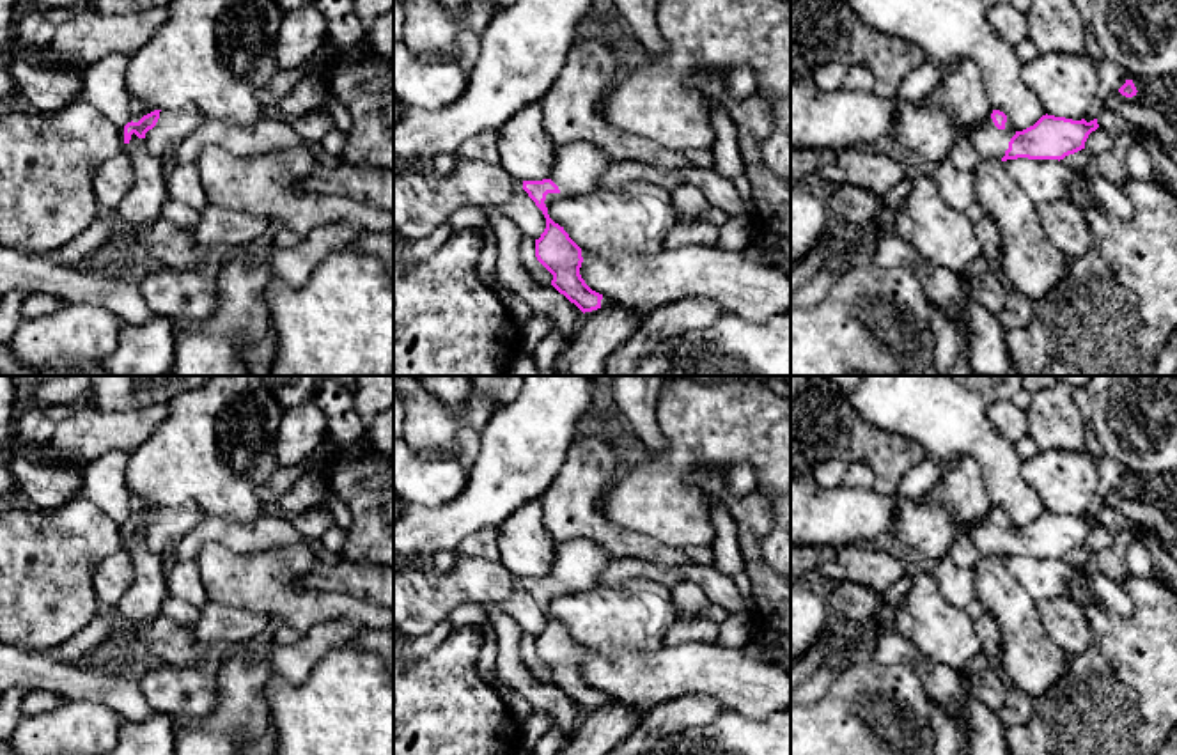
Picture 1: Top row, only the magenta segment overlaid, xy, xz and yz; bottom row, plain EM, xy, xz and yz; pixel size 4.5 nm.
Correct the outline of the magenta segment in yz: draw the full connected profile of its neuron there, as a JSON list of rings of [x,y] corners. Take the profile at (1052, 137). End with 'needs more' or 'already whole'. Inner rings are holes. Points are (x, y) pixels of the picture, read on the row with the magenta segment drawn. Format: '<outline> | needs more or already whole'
[[[1000,110],[978,126],[961,131],[980,158],[994,160],[1064,160],[1085,149],[1085,142],[1092,131],[1099,128],[1097,119],[1087,122],[1065,117],[1042,115],[1033,126],[1016,131]]] | needs more

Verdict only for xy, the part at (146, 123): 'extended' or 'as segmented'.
extended

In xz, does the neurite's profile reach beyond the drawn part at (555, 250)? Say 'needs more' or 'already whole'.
needs more

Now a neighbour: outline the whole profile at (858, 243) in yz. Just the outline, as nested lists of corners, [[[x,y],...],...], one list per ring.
[[[867,230],[851,232],[840,245],[842,253],[851,261],[867,257],[870,246],[872,246],[872,234]]]

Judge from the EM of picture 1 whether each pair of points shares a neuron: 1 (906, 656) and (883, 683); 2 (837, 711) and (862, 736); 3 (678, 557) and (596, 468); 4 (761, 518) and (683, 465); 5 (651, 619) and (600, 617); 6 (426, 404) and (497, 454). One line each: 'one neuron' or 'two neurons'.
1: two neurons
2: one neuron
3: one neuron
4: two neurons
5: one neuron
6: two neurons

